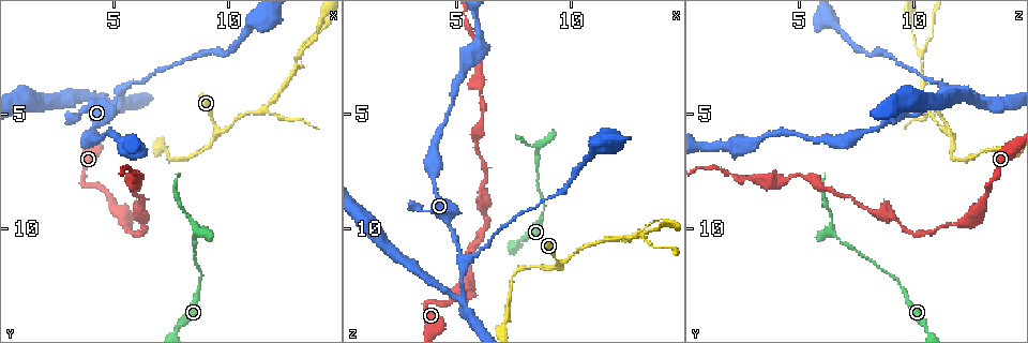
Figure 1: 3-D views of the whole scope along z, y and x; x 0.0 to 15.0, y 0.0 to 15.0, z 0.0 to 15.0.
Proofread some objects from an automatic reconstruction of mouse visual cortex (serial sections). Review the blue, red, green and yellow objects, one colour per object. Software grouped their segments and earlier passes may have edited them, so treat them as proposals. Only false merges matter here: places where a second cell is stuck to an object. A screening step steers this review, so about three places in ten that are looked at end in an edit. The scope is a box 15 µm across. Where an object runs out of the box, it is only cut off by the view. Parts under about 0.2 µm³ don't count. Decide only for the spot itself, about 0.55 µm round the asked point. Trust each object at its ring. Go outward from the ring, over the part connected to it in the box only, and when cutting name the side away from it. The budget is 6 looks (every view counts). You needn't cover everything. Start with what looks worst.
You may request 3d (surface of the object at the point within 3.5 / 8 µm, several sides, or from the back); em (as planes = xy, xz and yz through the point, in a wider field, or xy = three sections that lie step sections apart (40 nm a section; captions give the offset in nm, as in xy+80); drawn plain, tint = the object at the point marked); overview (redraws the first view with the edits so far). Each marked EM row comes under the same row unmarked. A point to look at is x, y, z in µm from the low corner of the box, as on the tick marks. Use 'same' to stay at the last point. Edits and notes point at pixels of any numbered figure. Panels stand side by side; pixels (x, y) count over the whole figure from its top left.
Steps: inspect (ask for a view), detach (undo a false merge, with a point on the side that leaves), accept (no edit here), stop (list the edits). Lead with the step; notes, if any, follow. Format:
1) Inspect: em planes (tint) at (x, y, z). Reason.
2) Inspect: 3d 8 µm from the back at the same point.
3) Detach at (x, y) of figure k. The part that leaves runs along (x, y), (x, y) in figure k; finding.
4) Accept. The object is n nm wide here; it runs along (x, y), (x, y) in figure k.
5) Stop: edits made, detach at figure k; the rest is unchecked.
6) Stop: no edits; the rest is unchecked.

Inspect: 3d 3.5 µm at (9.5, 5.7, 11.6).

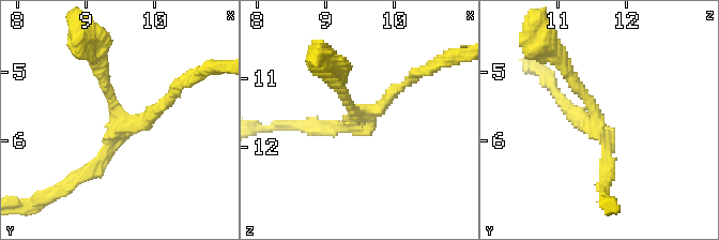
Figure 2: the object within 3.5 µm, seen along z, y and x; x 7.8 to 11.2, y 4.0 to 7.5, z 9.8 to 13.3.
Inspect: em xy step 3 (tint) at (9.50, 5.65, 11.55).

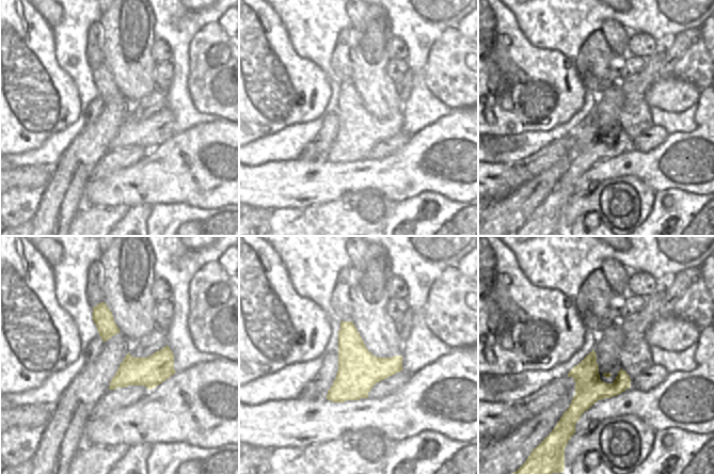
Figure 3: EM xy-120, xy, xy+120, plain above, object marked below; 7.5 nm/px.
Accept. It runs along (95, 56), (124, 122), (170, 95) in figure 2; one cell here.

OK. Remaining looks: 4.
Inspect: 3d 3.5 µm at (13.2, 2.3, 10.3). Three arms meet.

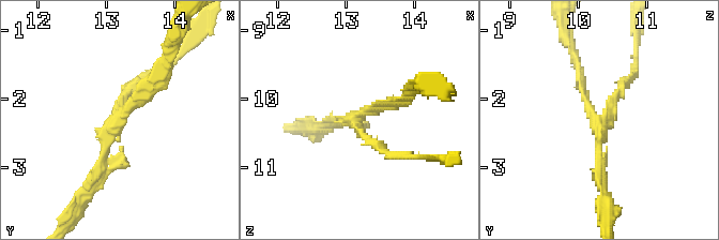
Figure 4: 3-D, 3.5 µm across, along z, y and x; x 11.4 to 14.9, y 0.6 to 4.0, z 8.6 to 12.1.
Inspect: em xy step 2 (tint) at (13.15, 2.40, 10.35). 3 arms meet here; the arms are 150, 150, 150 nm wide; need the tissue.

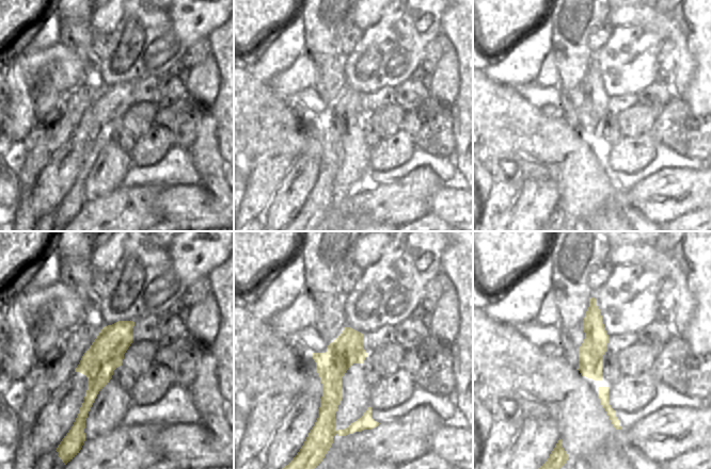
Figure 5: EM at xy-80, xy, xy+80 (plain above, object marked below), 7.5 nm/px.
Accept. It runs along (130, 323), (99, 360), (84, 414) in figure 5; one cell here.

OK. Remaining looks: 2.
Inspect: 3d 3.5 µm from the back at (8.6, 10.2, 6.5). Sharp bend.

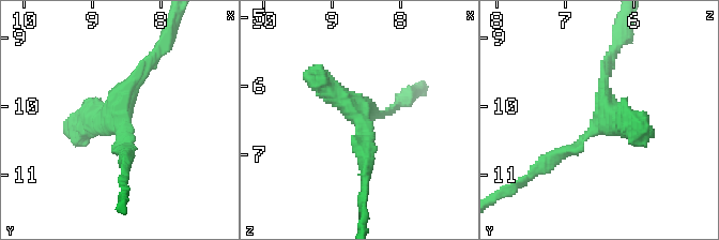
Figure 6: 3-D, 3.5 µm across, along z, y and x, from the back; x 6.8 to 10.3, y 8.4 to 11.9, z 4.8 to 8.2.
Accept. It runs along (365, 169), (365, 122), (316, 73) in figure 6; all the same cell.

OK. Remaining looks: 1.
Stop: no edits; the rest is unchecked.

